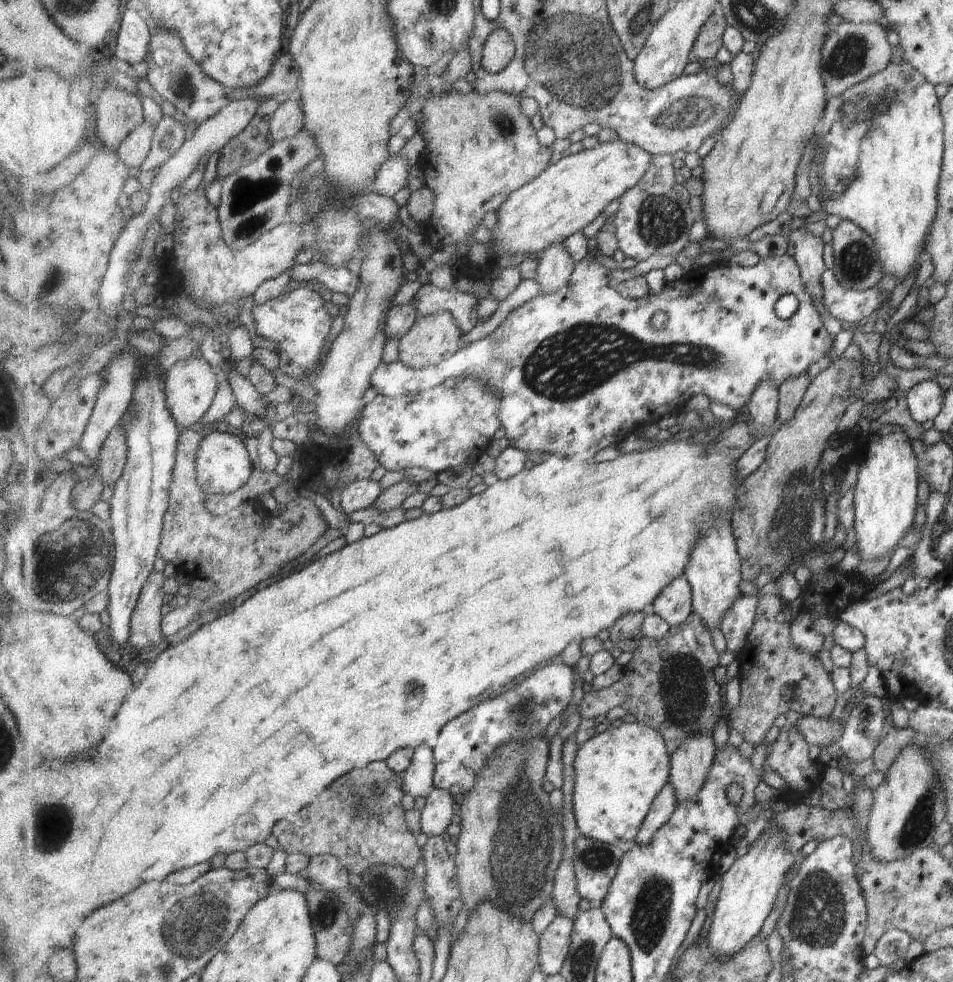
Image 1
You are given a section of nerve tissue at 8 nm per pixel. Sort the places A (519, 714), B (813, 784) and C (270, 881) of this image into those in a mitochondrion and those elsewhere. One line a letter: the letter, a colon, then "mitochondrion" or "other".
A: mitochondrion
B: other
C: other

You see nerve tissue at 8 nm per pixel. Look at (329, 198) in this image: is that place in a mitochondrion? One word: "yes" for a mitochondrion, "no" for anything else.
yes

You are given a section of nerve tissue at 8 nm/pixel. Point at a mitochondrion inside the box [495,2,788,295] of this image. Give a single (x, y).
(570, 56)

